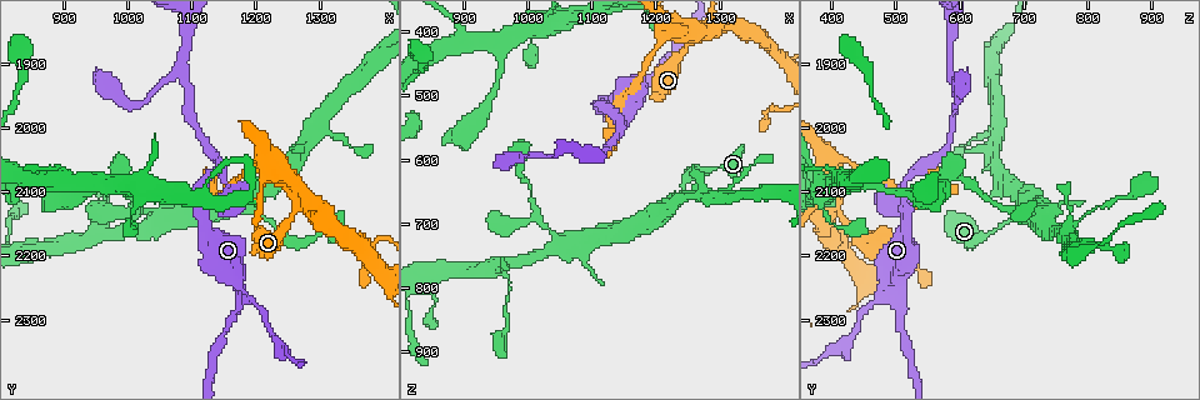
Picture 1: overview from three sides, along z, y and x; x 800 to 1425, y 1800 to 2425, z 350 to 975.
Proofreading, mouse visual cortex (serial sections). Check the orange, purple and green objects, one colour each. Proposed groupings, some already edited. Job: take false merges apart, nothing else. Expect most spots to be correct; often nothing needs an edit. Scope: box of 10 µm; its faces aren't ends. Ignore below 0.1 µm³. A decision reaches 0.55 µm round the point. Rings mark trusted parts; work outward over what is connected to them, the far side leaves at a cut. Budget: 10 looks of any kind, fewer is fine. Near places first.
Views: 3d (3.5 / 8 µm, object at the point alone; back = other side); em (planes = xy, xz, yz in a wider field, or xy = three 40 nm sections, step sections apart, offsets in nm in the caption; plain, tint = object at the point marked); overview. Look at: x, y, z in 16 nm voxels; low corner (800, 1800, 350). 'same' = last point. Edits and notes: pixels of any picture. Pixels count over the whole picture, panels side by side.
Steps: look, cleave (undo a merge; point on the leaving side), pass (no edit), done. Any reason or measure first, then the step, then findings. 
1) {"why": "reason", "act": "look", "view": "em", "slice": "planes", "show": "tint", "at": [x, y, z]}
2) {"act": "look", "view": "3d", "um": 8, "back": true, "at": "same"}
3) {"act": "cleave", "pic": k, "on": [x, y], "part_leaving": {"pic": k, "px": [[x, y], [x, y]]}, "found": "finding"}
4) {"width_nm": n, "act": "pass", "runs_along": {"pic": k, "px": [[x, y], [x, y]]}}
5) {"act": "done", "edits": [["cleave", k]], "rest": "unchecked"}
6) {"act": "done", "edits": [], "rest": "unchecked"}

{"why": "abrupt turn", "act": "look", "view": "3d", "um": 3.5, "at": [1255, 2185, 620]}

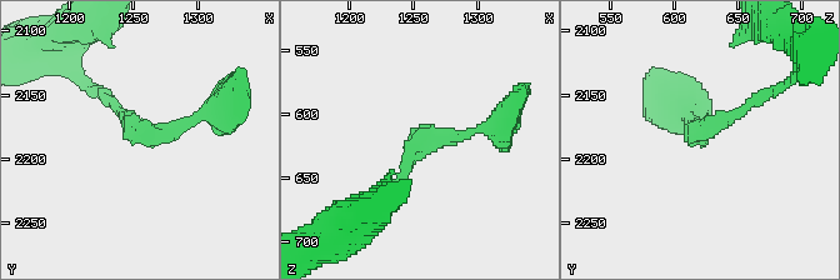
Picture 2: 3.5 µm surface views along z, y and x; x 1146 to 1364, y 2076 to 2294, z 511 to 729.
{"arm_widths_nm": [150, 150], "act": "pass", "runs_along": {"pic": 2, "px": [[500, 125], [426, 138], [384, 199]]}, "found": "continuous, no second cell"}

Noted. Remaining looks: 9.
{"why": "four or more arms meet", "act": "look", "view": "3d", "um": 3.5, "at": [1205, 2055, 410]}

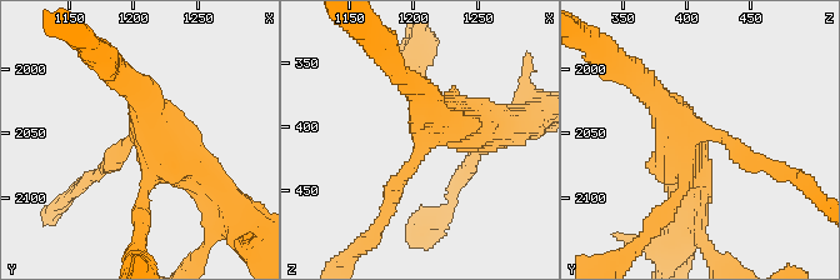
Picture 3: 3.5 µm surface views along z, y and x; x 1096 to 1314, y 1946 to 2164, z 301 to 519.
{"arms": 4, "arm_widths_nm": [150, 200, 350, 400], "act": "look", "view": "em", "slice": "xy", "step": 2, "show": "plain", "at": [1208, 2052, 412]}

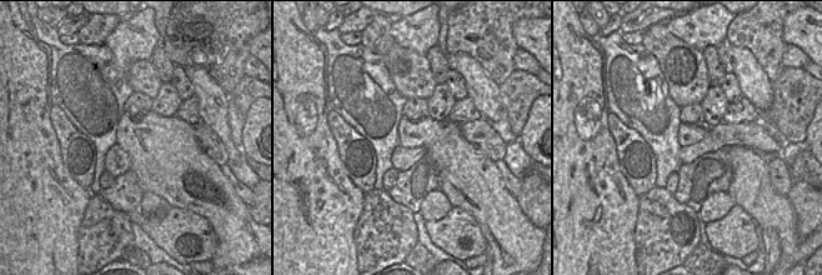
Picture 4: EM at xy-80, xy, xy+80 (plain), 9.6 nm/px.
{"why": "where the object lies", "act": "look", "view": "em", "slice": "xy", "step": 2, "show": "tint", "at": "same"}

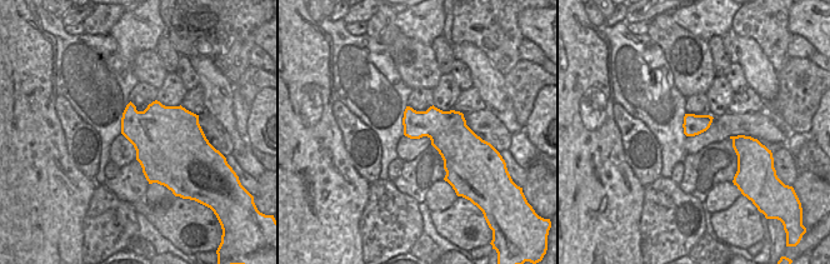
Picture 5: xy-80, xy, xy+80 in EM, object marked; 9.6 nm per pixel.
{"act": "pass", "runs_along": {"pic": 3, "px": [[498, 125], [436, 121], [395, 189]]}, "found": "continuous, no second cell"}

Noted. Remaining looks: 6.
{"why": "sharp bend", "act": "look", "view": "3d", "um": 3.5, "at": [1190, 2115, 705]}

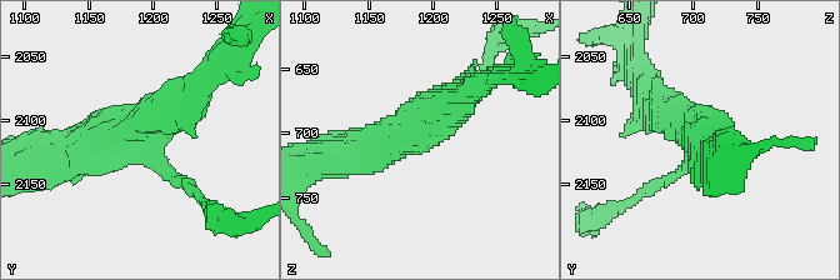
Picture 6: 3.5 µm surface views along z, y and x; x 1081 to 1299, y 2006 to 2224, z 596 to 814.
{"arms": 3, "arm_widths_nm": [150, 500, 500], "act": "look", "view": "em", "slice": "xy", "step": 3, "show": "plain", "at": [1190, 2118, 702]}

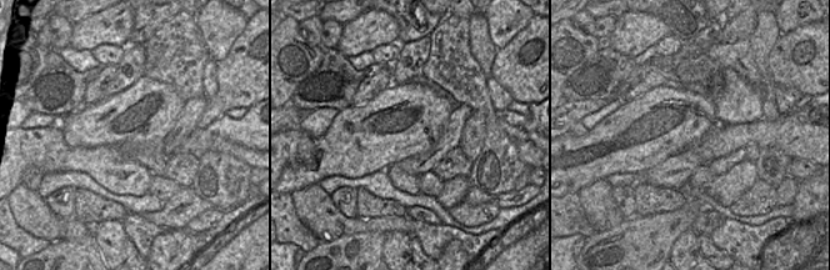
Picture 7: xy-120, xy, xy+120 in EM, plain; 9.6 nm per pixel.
{"why": "with the object marked", "act": "look", "view": "em", "slice": "xy", "step": 3, "show": "tint", "at": "same"}

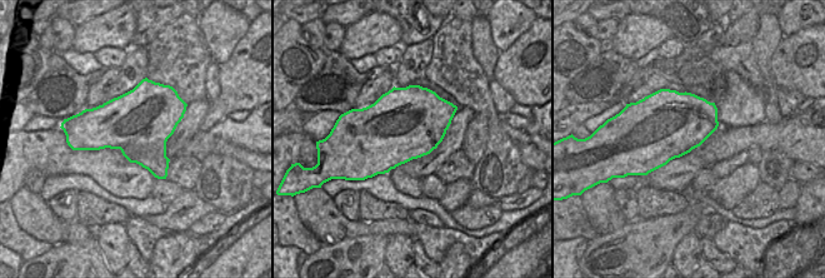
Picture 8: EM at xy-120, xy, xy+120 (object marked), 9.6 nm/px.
{"act": "pass", "runs_along": {"pic": 6, "px": [[471, 86], [440, 125], [349, 154]]}, "found": "one cell here"}

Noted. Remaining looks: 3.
{"why": "abrupt turn", "act": "look", "view": "3d", "um": 3.5, "at": [1085, 1920, 585]}

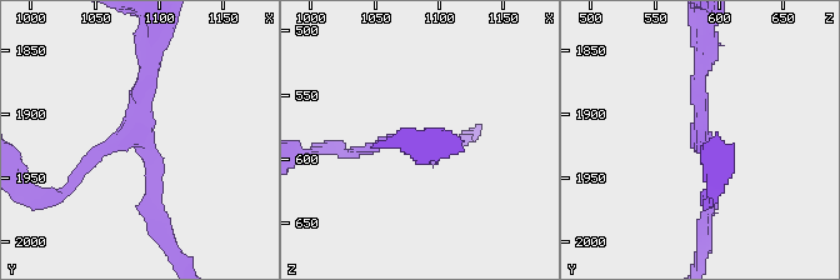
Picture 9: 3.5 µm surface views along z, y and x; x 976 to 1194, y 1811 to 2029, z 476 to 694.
{"arms": 3, "arm_widths_nm": [150, 200, 250], "why": "now the EM", "act": "look", "view": "em", "slice": "xy", "step": 5, "show": "tint", "at": [1084, 1920, 586]}

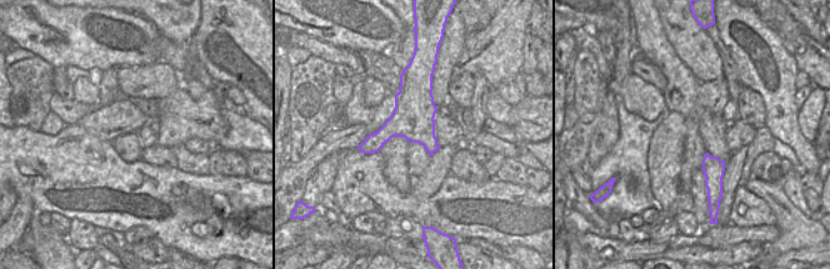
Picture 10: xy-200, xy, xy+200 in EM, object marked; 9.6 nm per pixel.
{"act": "look", "view": "em", "slice": "xy", "step": 3, "show": "tint", "at": "same"}

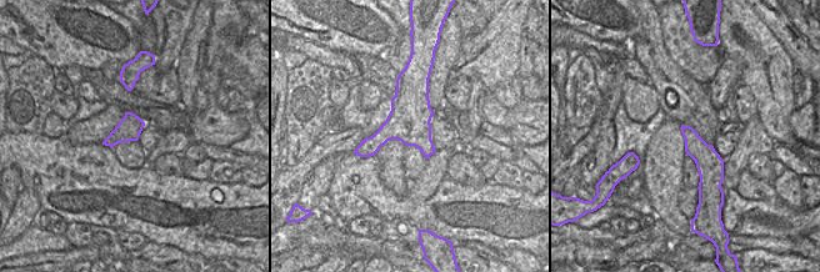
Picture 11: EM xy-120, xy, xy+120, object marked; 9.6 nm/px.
{"width_nm": 400, "act": "pass", "runs_along": {"pic": 9, "px": [[153, 214], [149, 53]]}, "found": "all the same cell"}

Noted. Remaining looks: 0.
{"act": "done", "edits": [], "rest": "unchecked"}

